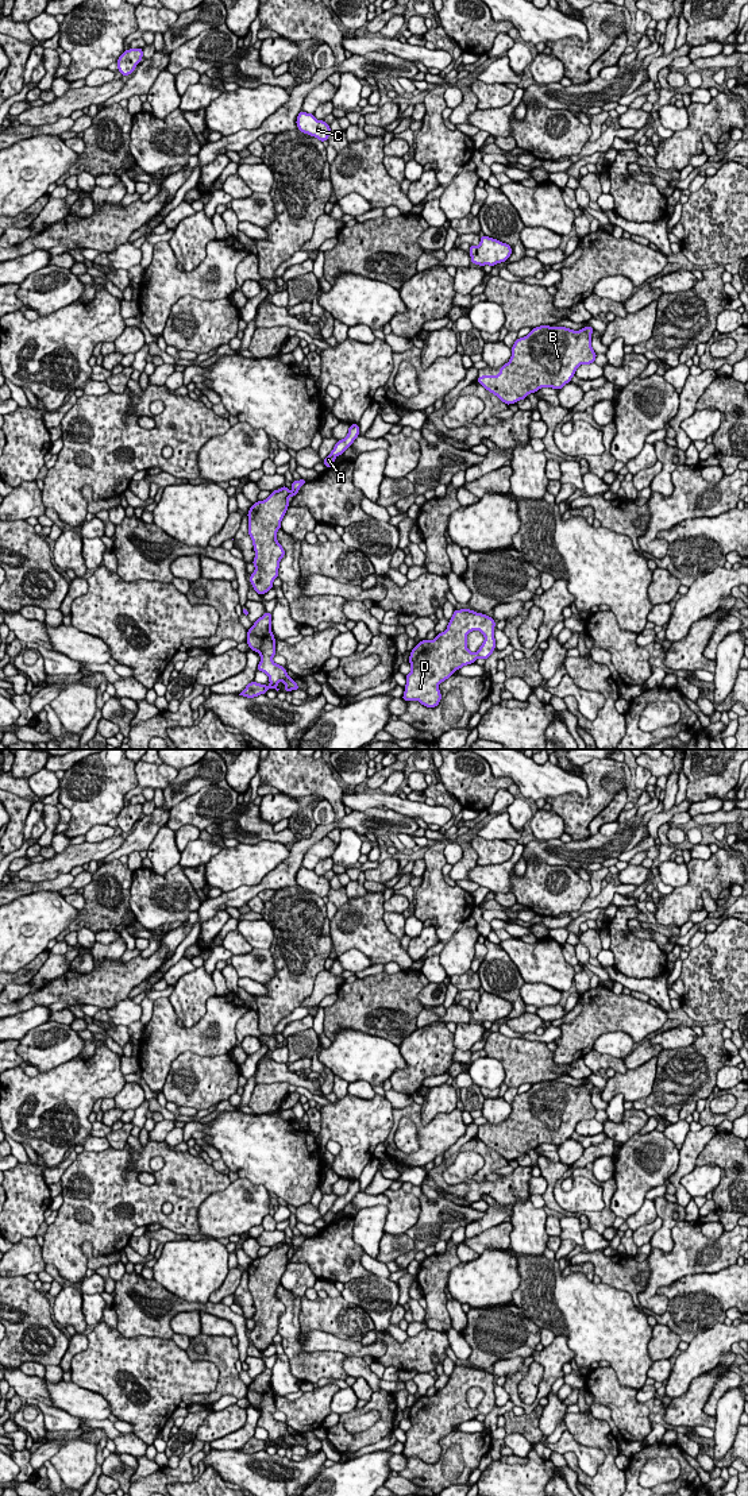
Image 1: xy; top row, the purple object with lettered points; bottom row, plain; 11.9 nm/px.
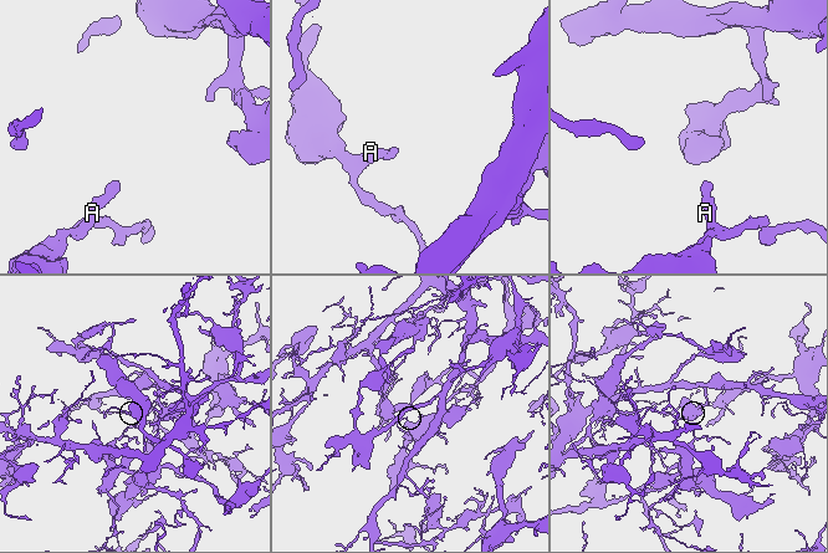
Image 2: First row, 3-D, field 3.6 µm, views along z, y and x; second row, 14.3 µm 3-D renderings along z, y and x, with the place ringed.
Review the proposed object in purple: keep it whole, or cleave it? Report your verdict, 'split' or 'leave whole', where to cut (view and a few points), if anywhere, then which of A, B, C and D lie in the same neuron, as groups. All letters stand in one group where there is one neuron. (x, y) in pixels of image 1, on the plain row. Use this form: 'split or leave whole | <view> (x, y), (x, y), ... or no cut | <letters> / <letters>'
leave whole | no cut | A B C D

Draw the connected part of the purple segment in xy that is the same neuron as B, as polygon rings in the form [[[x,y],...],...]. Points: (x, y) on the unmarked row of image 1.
[[[590,1081],[579,1087],[535,1083],[527,1092],[516,1095],[509,1118],[500,1123],[497,1131],[482,1131],[477,1137],[506,1161],[541,1144],[560,1146],[581,1121],[594,1119],[593,1088]]]

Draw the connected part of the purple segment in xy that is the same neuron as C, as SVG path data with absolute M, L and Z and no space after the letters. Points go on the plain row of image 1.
M304 867L298 870L296 880L302 890L315 892L320 898L328 897L328 892L332 888L329 880L324 876L317 876L313 870L306 870Z

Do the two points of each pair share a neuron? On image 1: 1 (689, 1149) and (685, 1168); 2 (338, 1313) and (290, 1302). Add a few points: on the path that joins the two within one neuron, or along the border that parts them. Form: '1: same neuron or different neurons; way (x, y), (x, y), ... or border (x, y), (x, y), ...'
1: same neuron; way (689, 1153), (686, 1164)
2: different neurons; border (301, 1298), (300, 1330)

